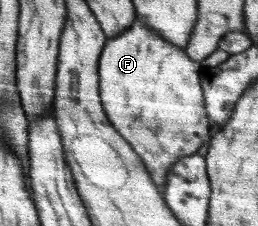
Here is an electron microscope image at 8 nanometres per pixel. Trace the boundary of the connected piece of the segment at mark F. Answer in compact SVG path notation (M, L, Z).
M135 16L135 20L123 34L107 37L101 60L103 108L107 119L119 134L127 140L133 150L141 157L153 183L164 194L167 173L179 159L199 150L201 144L209 144L209 119L206 112L206 98L203 95L200 62L195 62L182 48L167 41L157 31L147 27L145 22Z

